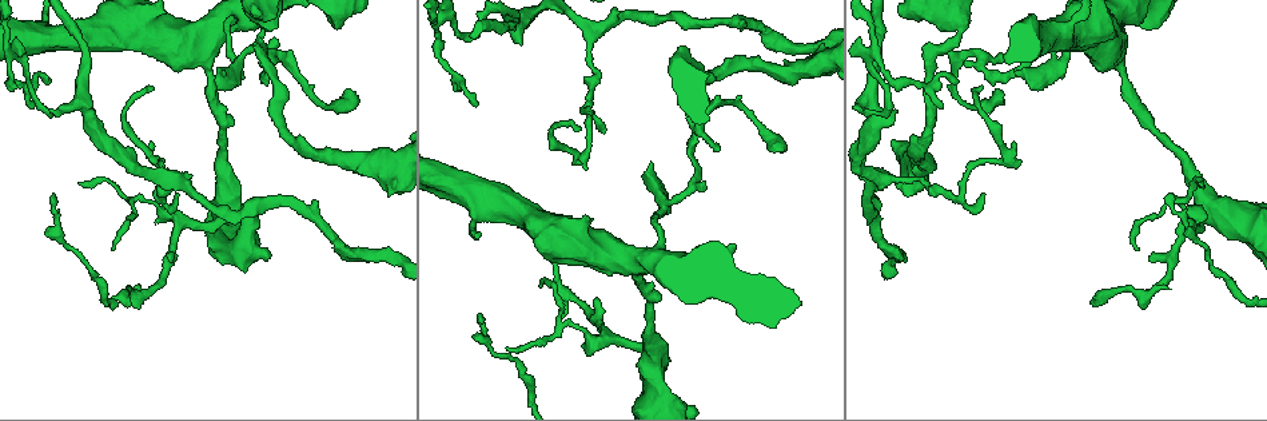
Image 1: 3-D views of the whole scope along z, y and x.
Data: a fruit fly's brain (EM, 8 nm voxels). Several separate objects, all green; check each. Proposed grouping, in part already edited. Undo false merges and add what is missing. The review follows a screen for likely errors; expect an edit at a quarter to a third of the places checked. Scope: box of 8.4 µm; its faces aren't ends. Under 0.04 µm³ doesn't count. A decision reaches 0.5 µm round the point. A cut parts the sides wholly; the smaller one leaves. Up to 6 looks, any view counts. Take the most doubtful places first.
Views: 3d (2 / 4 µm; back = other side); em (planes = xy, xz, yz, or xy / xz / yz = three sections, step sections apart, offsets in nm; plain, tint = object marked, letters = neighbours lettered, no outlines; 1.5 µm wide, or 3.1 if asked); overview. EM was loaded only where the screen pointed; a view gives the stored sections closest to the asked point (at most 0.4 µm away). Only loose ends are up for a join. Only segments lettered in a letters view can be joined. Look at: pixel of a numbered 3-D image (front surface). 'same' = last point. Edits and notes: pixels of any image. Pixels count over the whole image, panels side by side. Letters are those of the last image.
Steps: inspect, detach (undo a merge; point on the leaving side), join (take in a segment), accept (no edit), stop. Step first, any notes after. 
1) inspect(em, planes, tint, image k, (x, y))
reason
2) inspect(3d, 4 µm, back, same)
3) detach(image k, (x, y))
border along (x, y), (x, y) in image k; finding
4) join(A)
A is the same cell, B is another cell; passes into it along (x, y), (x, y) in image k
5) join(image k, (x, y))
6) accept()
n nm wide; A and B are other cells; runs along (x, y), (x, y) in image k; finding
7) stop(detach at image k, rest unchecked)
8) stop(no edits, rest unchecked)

inspect(3d, 4 µm, back, image 1, (1003, 102))
end of a long branch

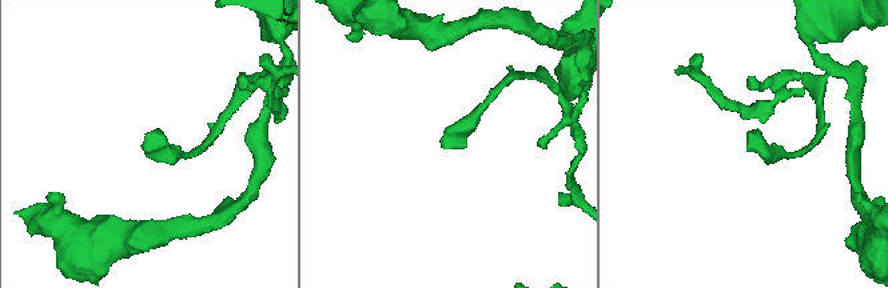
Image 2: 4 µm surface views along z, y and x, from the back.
inspect(em, xy, step 4, letters, image 2, (443, 145))

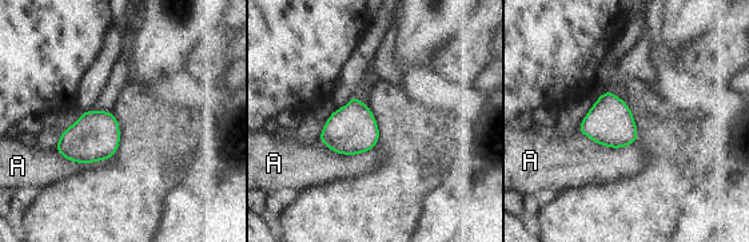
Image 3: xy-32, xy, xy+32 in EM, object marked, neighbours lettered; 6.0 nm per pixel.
inspect(em, planes, letters, same)
another direction

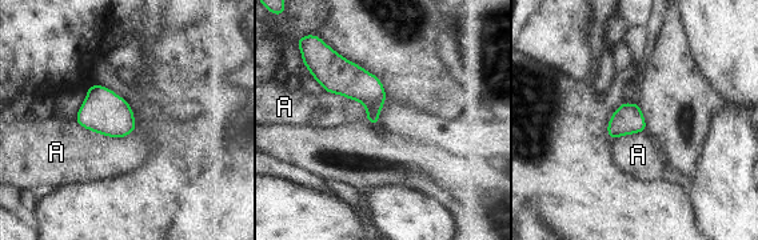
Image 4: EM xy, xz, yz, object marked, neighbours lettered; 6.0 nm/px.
accept()
A touches over 380 nm; A is another cell; none of them fits

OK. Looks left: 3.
inspect(em, xy, step 8, letters, image 1, (152, 88))
thin end

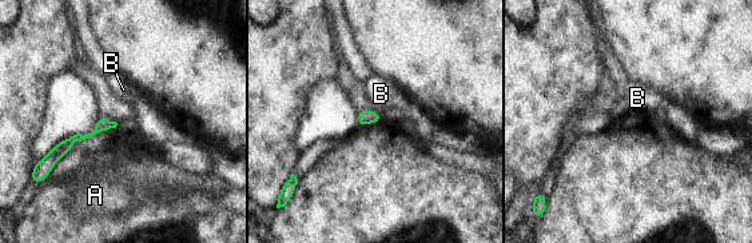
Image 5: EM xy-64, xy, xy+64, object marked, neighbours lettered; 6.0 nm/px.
inspect(em, planes, letters, same)

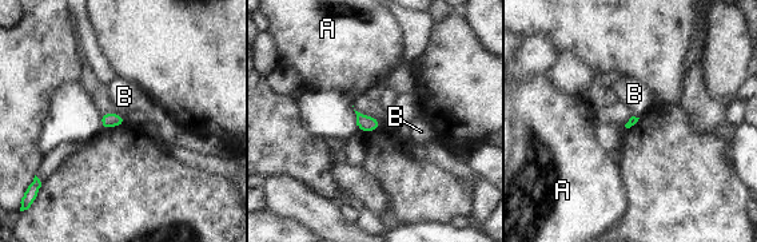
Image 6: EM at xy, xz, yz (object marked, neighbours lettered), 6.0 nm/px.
accept()
A and B are other cells; border along (114, 111), (123, 118) in image 6; no lettered segment goes on from it

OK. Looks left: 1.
stop(no edits, rest unchecked)

